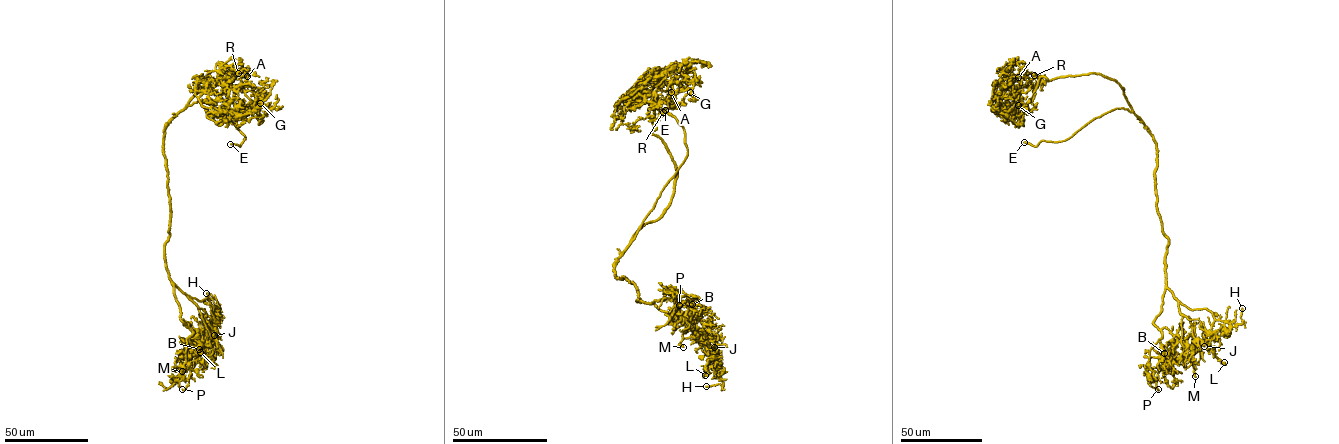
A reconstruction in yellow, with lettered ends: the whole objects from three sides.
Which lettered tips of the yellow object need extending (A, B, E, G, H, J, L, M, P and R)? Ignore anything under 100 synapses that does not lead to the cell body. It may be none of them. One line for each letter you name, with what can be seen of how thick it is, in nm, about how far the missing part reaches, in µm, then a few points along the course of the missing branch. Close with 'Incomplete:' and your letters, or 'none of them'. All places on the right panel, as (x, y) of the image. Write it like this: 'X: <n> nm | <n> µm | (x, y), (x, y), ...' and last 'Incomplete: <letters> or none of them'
E: 440 nm | 10 µm
Incomplete: E

